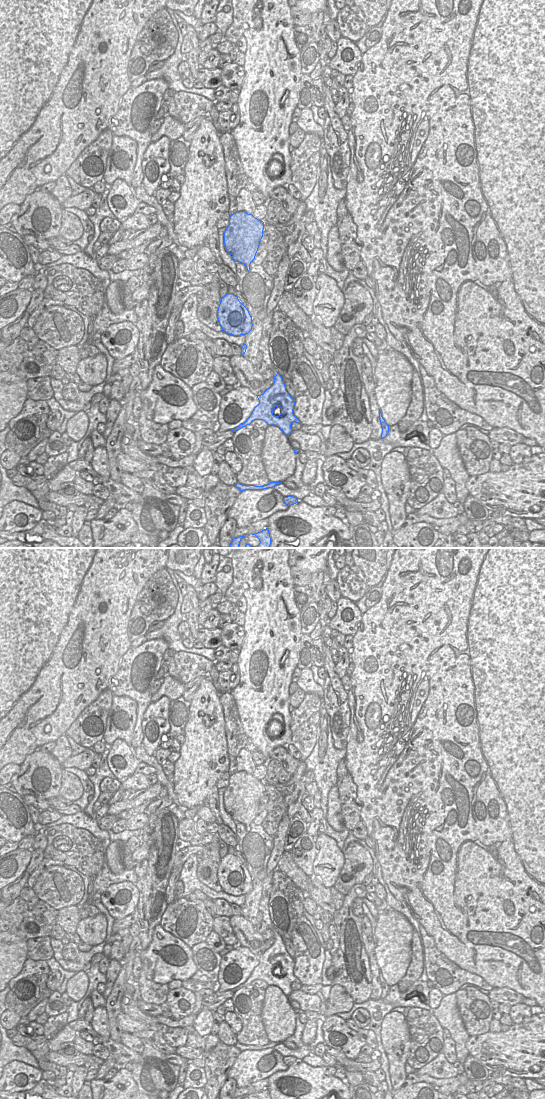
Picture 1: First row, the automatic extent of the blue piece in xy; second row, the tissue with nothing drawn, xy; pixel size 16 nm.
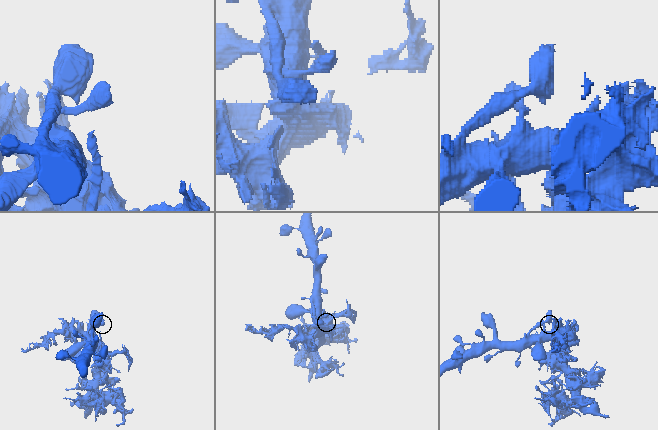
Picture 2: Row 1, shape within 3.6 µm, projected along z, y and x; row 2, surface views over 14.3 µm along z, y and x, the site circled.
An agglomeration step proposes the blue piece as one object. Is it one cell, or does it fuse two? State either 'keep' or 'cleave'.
cleave

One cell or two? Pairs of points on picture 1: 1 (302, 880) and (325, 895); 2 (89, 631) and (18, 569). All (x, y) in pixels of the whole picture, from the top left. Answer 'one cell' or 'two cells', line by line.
1: two cells
2: one cell

